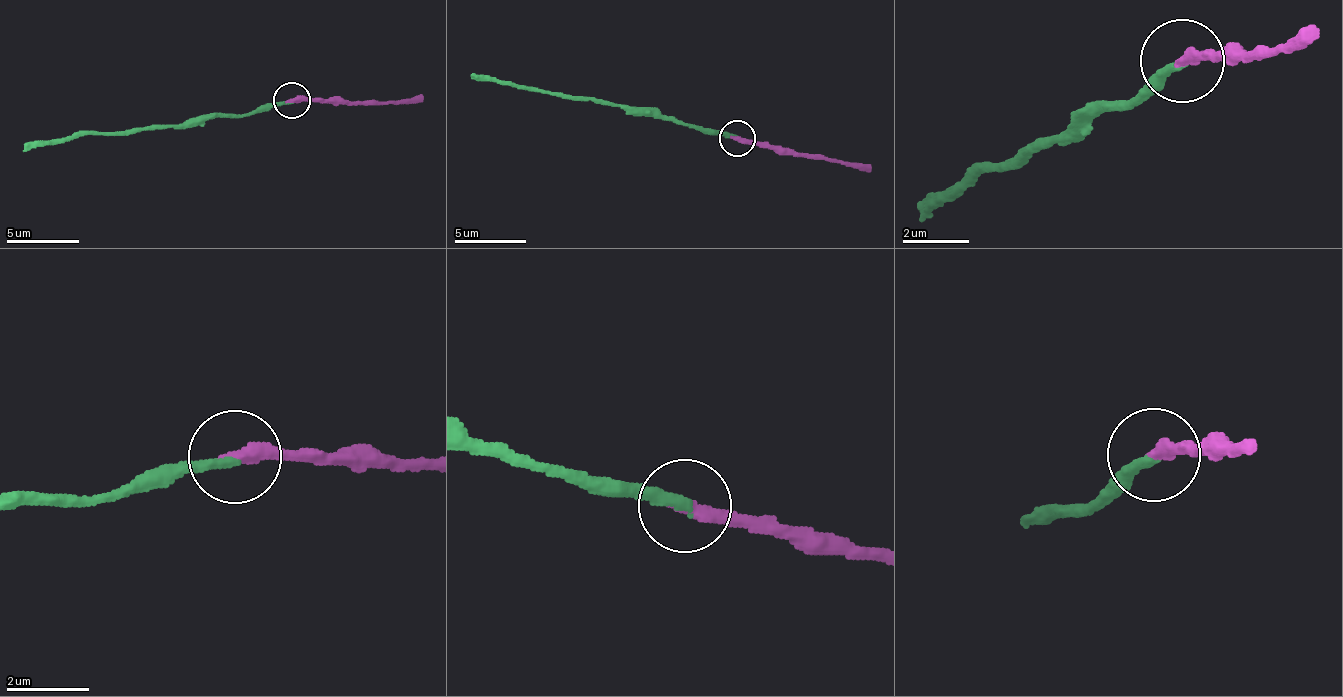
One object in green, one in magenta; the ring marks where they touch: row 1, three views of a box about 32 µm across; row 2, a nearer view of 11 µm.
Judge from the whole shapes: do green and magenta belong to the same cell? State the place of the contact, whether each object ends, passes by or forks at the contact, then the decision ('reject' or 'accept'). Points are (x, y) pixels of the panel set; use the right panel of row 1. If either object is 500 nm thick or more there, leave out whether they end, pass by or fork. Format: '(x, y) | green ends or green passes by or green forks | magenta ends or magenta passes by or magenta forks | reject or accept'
(1182, 60) | green ends | magenta ends | accept

